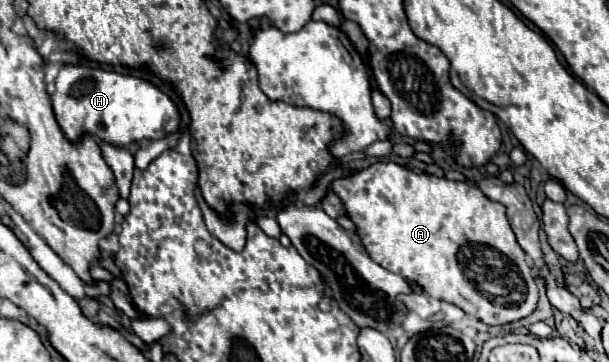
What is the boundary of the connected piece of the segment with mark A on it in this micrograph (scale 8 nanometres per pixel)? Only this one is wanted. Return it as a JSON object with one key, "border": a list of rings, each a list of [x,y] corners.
{"border":[[[373,163],[331,187],[343,199],[347,217],[357,225],[373,261],[415,281],[427,295],[461,307],[485,325],[513,323],[537,309],[537,283],[507,221],[505,205],[487,199],[479,187],[413,173],[397,163]]]}

